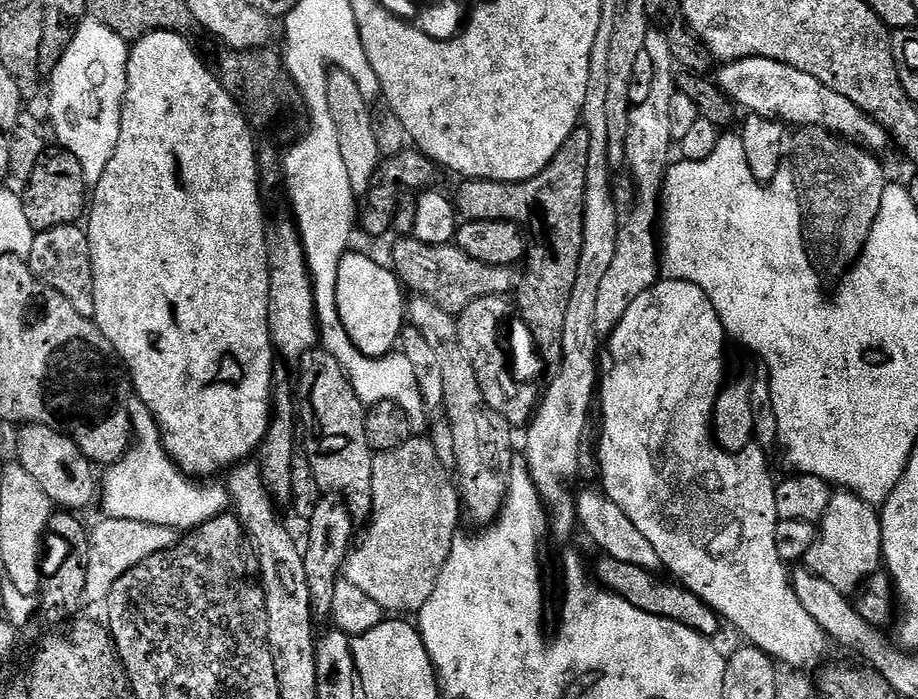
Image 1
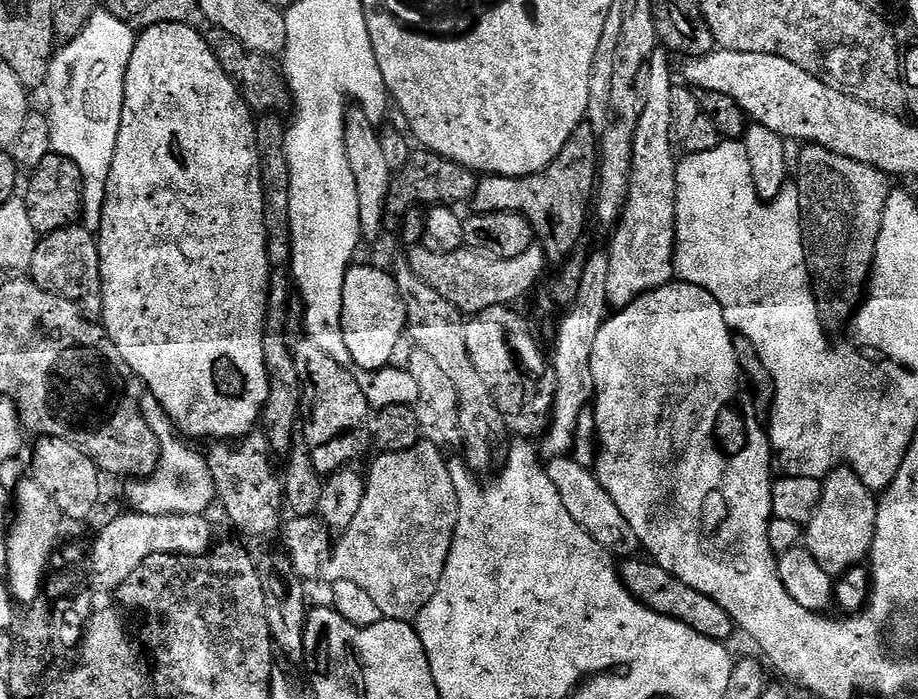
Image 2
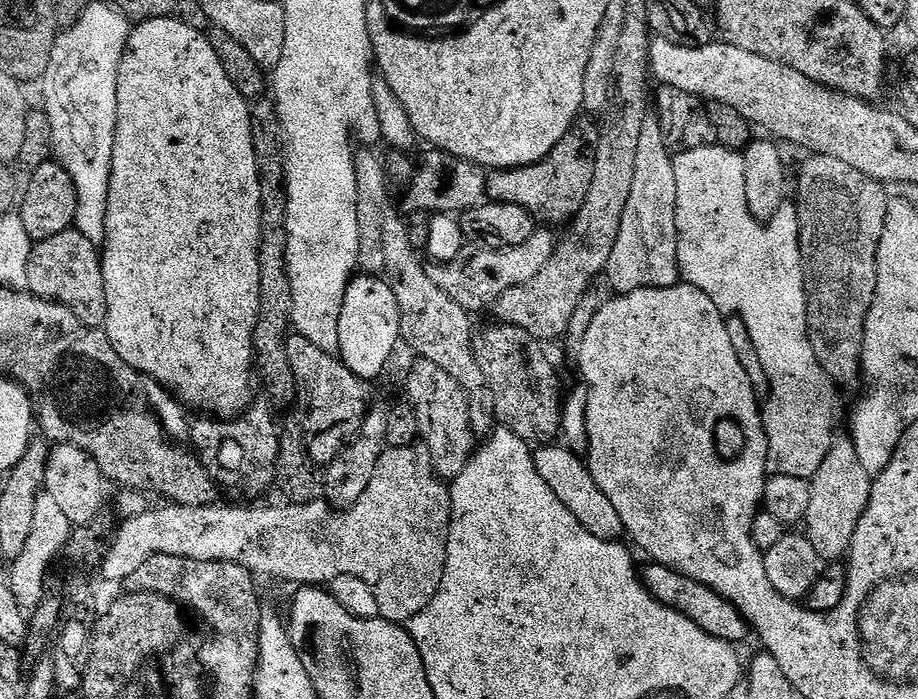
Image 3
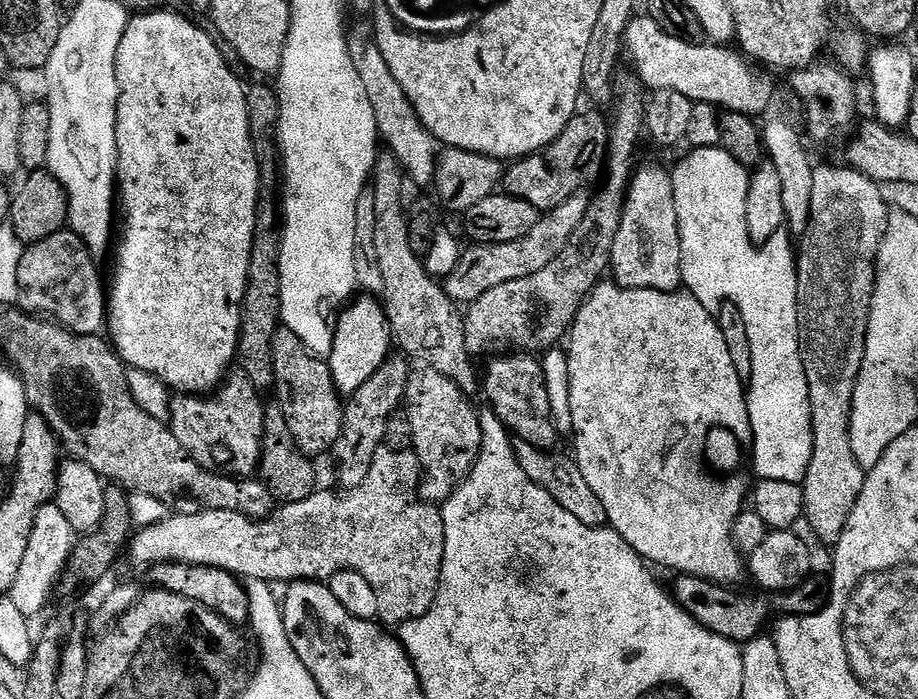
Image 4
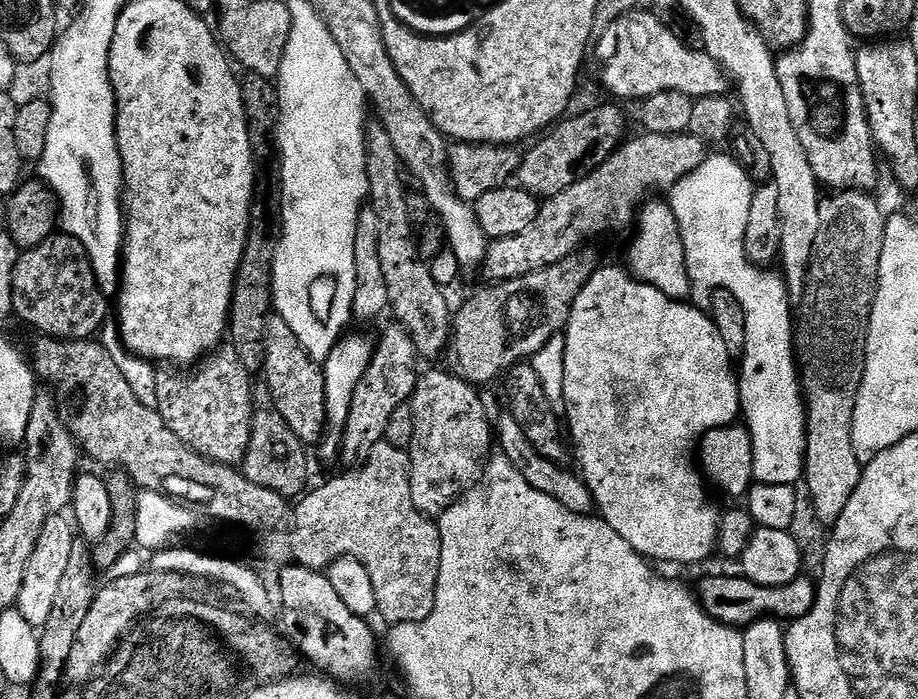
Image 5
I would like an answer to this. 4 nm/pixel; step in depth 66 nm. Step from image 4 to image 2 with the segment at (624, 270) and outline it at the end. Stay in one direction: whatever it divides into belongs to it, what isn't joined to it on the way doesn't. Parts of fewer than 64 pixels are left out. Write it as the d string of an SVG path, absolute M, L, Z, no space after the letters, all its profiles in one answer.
M657 48L652 52L650 59L648 59L646 75L642 80L642 103L639 105L640 117L638 118L638 130L634 134L634 162L630 170L630 194L626 198L624 212L614 225L614 231L616 233L612 236L612 245L607 245L606 248L608 257L610 258L610 275L607 280L606 294L608 295L609 305L616 310L632 304L638 297L651 292L653 288L661 288L662 286L673 283L674 280L676 270L676 165L678 163L678 155L676 156L677 149L674 147L670 138L670 94L674 87L674 81L672 81L672 68L668 65L668 58L670 59L670 56L665 49Z

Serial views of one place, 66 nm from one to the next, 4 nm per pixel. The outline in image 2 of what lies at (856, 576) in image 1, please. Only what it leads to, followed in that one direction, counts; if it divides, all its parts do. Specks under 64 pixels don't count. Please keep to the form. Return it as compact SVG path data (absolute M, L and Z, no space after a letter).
M847 466L836 468L822 483L824 489L818 510L814 510L806 525L806 547L826 574L839 578L869 559L876 533L878 496Z

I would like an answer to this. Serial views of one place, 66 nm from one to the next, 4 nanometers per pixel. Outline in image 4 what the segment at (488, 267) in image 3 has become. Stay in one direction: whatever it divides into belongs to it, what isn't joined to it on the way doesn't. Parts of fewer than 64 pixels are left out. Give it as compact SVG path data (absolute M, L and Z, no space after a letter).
M587 195L571 196L566 202L562 202L562 206L543 213L538 226L534 226L534 230L530 230L530 234L518 238L518 242L502 242L501 244L473 243L468 246L472 248L465 247L460 253L458 266L454 266L454 270L450 270L450 274L443 277L442 287L444 293L452 300L455 300L457 305L467 306L473 304L478 298L482 298L482 294L486 294L486 290L494 290L494 286L502 286L502 282L514 282L514 278L530 278L530 274L538 274L538 270L543 270L549 262L554 262L558 258L558 254L562 254L562 250L566 250L574 230L578 230L578 222L582 222L582 218L586 218L588 202L589 197Z

